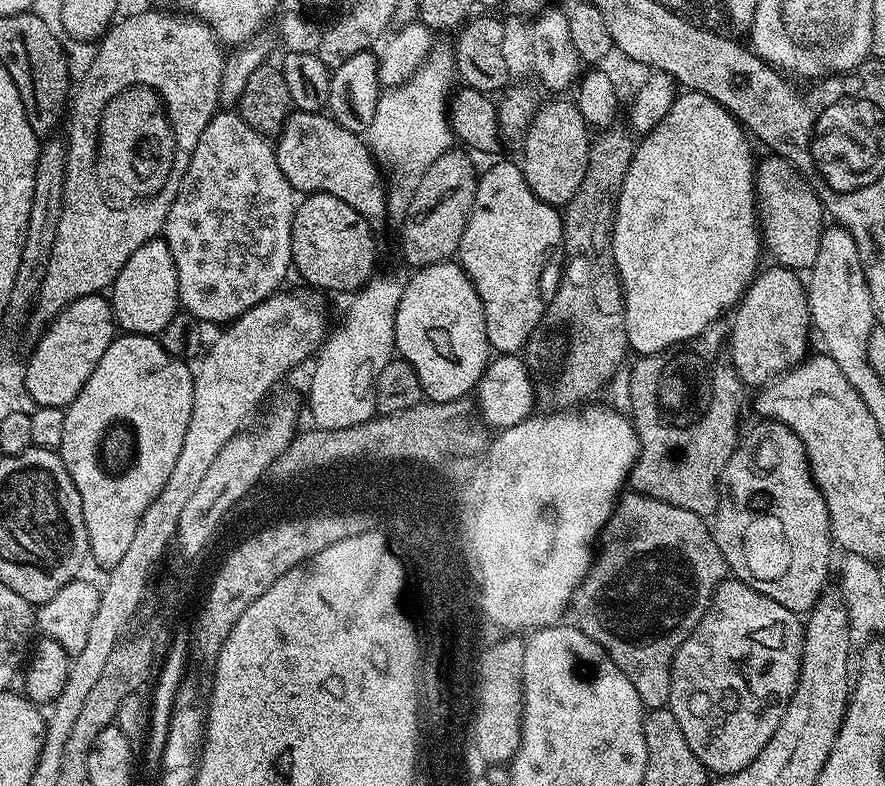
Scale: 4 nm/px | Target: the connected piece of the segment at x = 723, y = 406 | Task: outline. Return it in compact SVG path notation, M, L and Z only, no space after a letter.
M717 322L702 334L685 344L675 344L663 352L639 357L627 377L630 419L640 443L640 455L632 468L630 484L635 491L670 506L682 506L705 518L715 517L718 499L718 481L726 462L738 443L736 431L740 428L740 375L732 365L728 352L729 333Z

